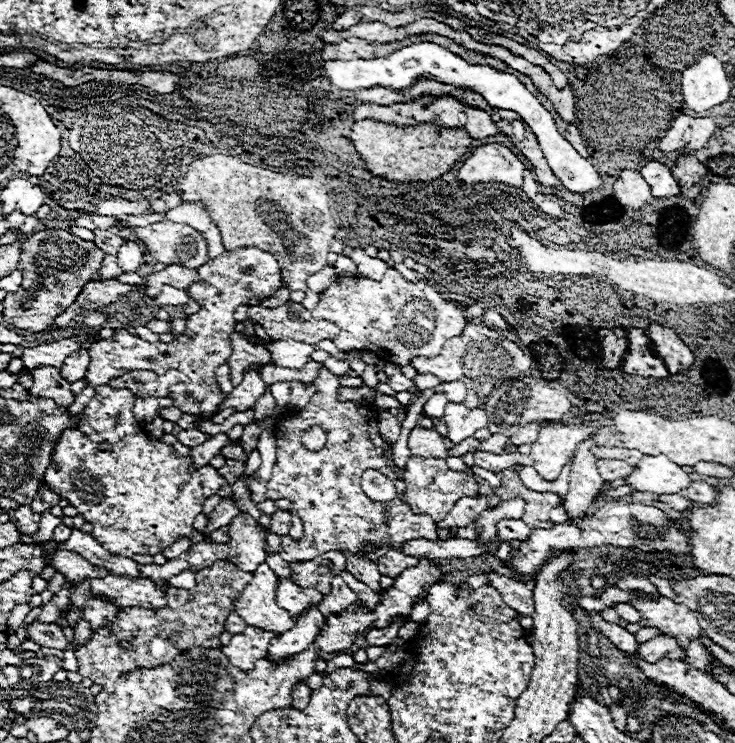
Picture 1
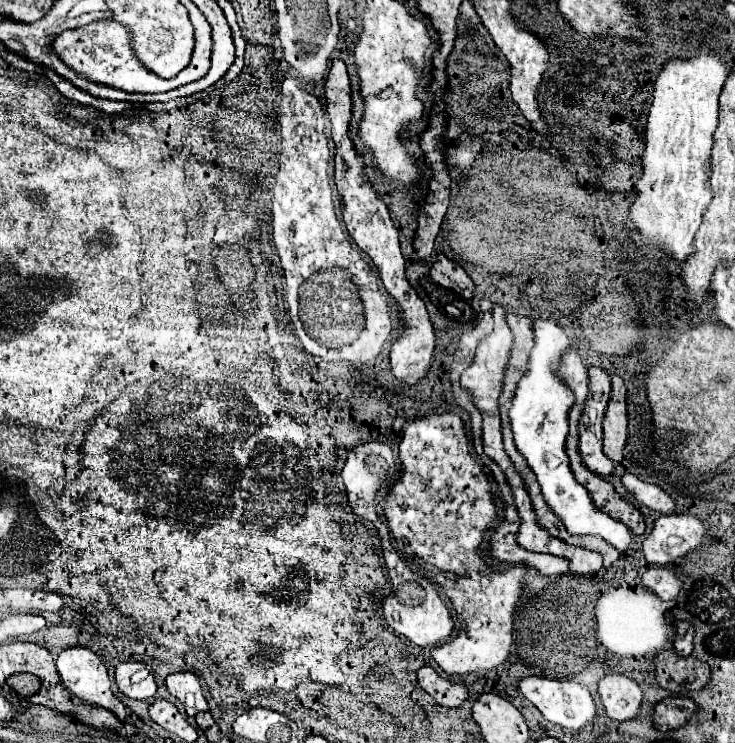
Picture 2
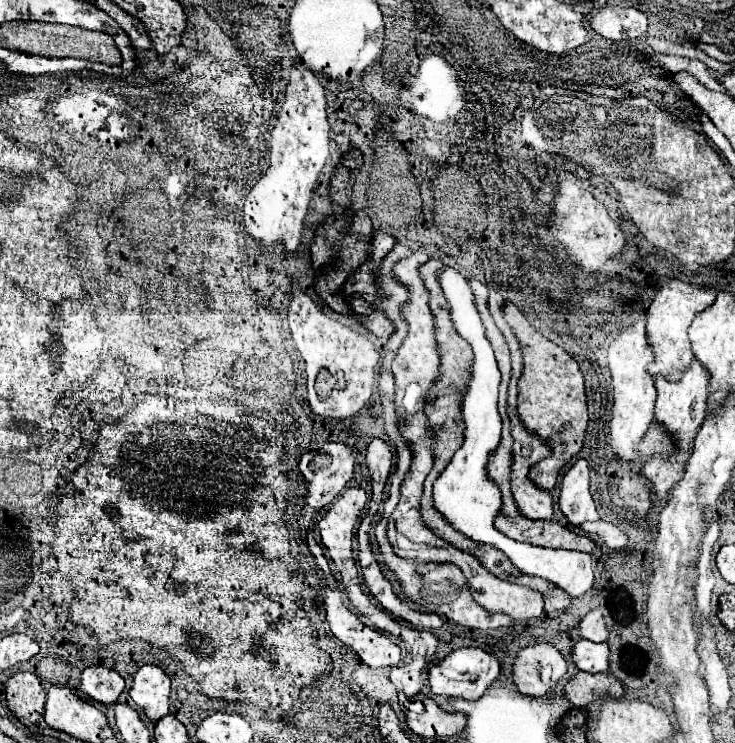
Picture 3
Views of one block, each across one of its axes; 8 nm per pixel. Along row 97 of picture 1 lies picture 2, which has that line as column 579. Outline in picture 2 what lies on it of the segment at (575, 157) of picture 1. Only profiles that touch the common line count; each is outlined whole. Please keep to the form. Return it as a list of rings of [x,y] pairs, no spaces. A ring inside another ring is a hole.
[[[534,320],[534,334],[536,334],[536,346],[530,354],[528,372],[518,382],[516,396],[510,408],[516,448],[528,460],[528,466],[536,472],[544,500],[548,502],[552,512],[562,518],[570,534],[602,536],[608,544],[624,552],[632,542],[634,534],[620,520],[606,516],[606,512],[602,512],[600,508],[594,508],[594,502],[590,500],[590,494],[586,492],[586,488],[574,480],[570,458],[566,454],[568,414],[570,414],[570,408],[574,406],[576,396],[572,394],[570,386],[564,382],[564,378],[558,376],[558,368],[562,364],[564,352],[572,348],[570,338],[562,326],[548,320]]]

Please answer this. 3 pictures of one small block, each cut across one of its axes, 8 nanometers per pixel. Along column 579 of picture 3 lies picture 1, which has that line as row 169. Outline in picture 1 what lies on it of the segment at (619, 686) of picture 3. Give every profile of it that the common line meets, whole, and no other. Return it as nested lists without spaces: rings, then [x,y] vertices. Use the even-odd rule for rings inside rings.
[[[680,156],[676,166],[672,168],[672,174],[676,176],[676,182],[680,184],[682,196],[688,196],[694,200],[702,192],[702,180],[708,174],[708,168],[698,162],[694,156]]]

